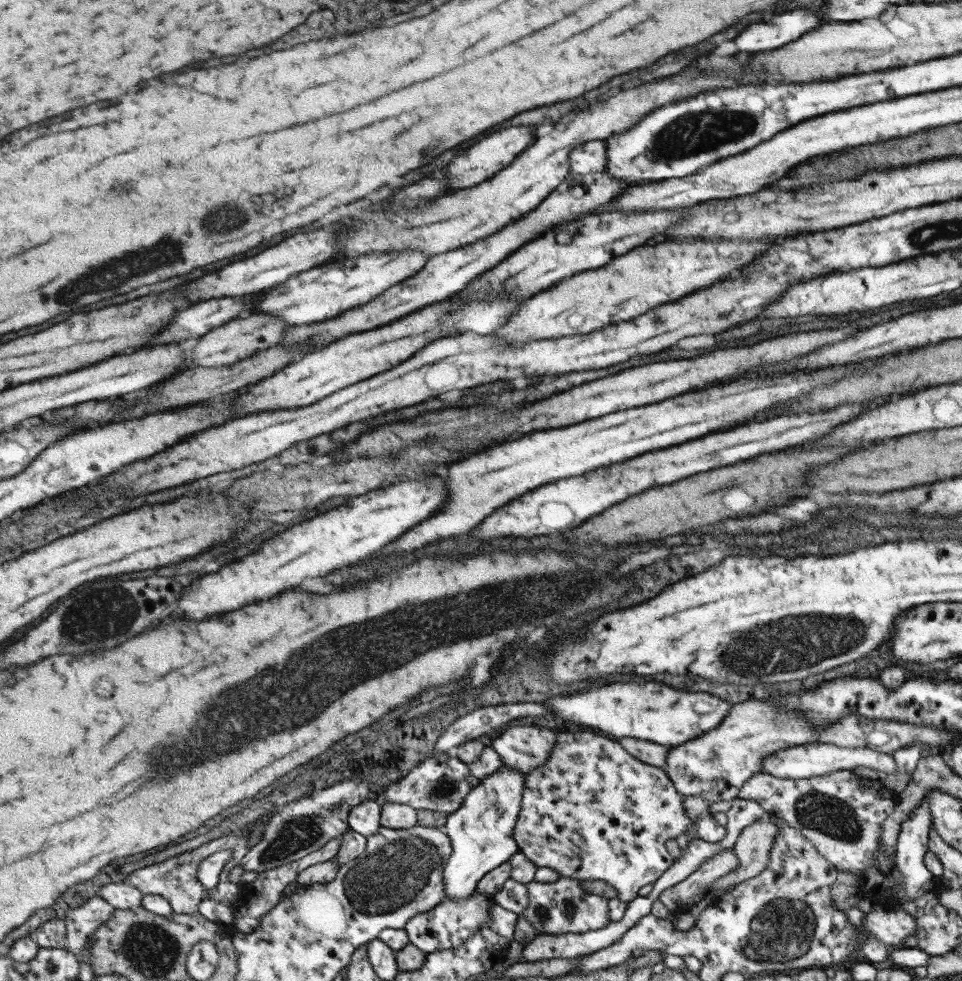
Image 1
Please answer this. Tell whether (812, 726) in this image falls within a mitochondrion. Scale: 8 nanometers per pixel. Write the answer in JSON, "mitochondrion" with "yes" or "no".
{"mitochondrion":"no"}

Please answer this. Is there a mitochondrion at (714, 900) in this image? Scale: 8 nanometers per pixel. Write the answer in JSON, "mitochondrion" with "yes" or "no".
{"mitochondrion":"no"}

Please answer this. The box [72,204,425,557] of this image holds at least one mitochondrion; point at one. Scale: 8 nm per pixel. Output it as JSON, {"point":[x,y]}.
{"point":[97,275]}

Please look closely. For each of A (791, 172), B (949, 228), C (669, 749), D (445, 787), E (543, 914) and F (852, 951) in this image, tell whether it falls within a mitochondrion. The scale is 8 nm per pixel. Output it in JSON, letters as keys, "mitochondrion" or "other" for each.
{"A":"other","B":"mitochondrion","C":"other","D":"mitochondrion","E":"mitochondrion","F":"other"}

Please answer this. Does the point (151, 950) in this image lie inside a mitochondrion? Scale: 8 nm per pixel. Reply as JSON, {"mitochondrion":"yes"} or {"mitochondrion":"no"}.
{"mitochondrion":"yes"}

